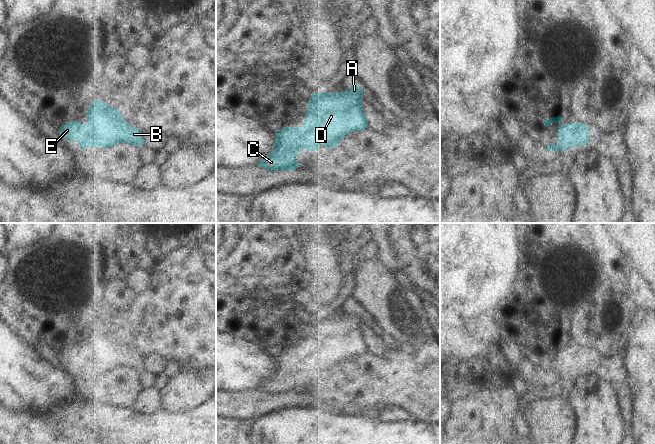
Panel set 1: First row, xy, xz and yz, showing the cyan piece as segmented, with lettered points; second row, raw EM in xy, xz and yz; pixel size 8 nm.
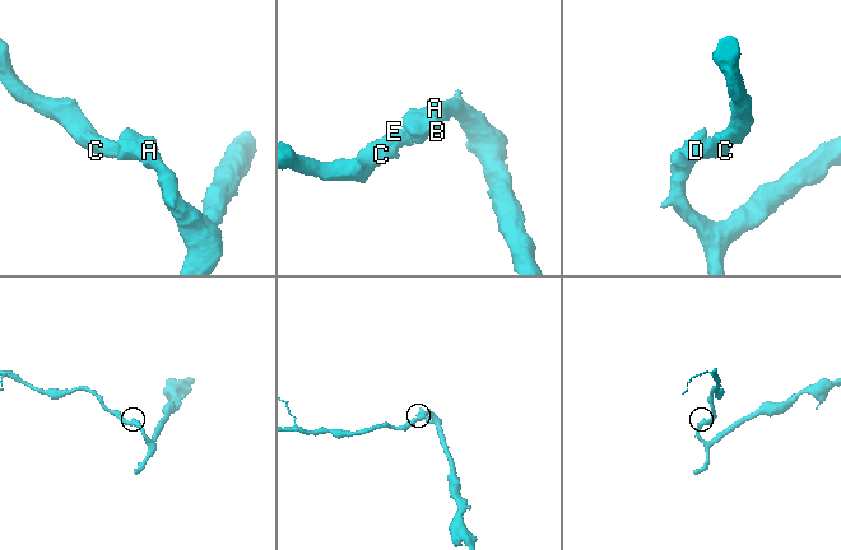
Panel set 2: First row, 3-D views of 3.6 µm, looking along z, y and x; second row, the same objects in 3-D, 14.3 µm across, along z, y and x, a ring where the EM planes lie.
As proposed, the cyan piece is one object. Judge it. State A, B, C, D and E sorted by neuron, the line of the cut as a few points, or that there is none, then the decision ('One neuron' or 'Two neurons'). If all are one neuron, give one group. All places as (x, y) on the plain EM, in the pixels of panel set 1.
Groups: A B C D E. No split. One neuron.

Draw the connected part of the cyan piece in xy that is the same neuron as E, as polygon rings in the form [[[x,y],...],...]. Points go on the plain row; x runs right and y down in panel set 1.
[[[93,324],[86,335],[87,347],[84,349],[79,345],[63,348],[60,358],[69,365],[77,365],[81,372],[87,371],[112,371],[119,366],[126,366],[136,370],[142,370],[145,362],[142,355],[131,350],[121,339],[119,333],[109,330],[102,324]]]

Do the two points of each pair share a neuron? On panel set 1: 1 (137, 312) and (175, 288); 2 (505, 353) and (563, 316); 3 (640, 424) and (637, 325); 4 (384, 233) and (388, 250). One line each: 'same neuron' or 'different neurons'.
1: same neuron
2: same neuron
3: same neuron
4: same neuron

